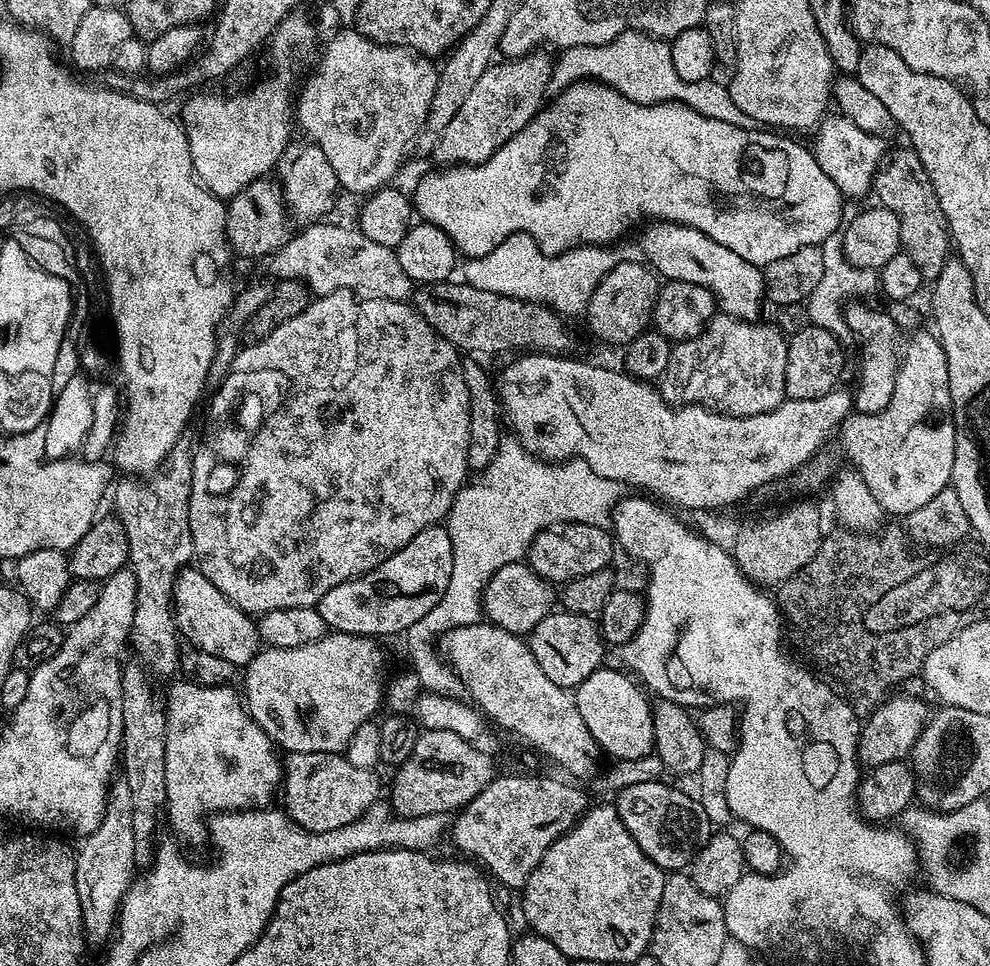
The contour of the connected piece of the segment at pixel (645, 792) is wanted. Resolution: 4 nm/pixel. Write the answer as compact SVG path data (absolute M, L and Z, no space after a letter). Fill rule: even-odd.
M664 780L639 782L638 785L626 786L615 793L614 807L626 830L630 830L634 842L638 842L642 854L646 854L646 858L650 858L658 867L665 870L687 869L700 845L710 835L708 829L710 821L707 814L701 810L699 799L695 795L687 796L680 788L671 788Z

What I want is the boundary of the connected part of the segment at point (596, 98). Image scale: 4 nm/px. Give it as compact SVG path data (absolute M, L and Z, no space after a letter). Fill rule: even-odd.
M580 80L577 84L572 84L569 88L561 88L555 93L556 97L551 97L550 102L545 103L540 109L540 113L533 118L518 134L514 134L506 143L499 148L490 158L486 158L481 164L457 164L455 166L444 166L439 170L429 171L427 176L421 178L416 184L416 196L414 192L414 212L421 221L438 226L452 228L454 216L446 214L446 200L442 202L440 190L438 190L438 178L486 178L486 186L494 202L502 204L506 210L520 210L520 222L514 222L514 231L524 232L548 256L559 256L562 252L567 252L569 248L579 248L581 246L608 246L616 240L628 227L632 220L640 220L643 216L648 218L659 218L669 220L671 224L685 224L694 230L702 230L706 238L714 238L721 246L734 250L738 258L746 258L746 262L757 266L763 266L774 262L777 258L786 258L786 254L794 254L802 246L820 246L832 235L837 235L841 227L842 219L840 215L844 212L845 197L841 196L838 186L830 182L826 170L818 166L816 153L811 147L803 148L796 140L791 140L791 135L781 134L776 130L761 130L759 127L743 128L734 126L730 122L718 122L718 118L706 118L706 114L698 114L698 110L692 110L685 104L639 104L630 98L626 98L618 90L610 86L601 84L595 80Z

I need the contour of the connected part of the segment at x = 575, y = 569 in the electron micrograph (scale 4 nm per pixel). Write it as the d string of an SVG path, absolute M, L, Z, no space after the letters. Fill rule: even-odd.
M551 524L534 538L528 548L526 563L549 584L563 586L568 580L582 578L582 574L594 574L598 570L608 568L611 565L612 548L614 549L614 536L607 527L599 528L593 524Z

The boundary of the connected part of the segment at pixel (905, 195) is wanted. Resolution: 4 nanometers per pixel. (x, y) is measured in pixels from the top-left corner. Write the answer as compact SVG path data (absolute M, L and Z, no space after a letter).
M903 146L897 152L889 151L886 159L876 169L876 179L874 181L874 196L878 199L879 207L888 208L898 218L898 230L900 231L900 246L903 252L913 260L914 266L920 269L920 278L924 282L934 282L942 270L942 266L950 259L950 239L947 220L942 214L942 209L938 204L938 197L934 194L934 182L930 182L930 174L926 166L922 166L922 158L913 152L911 147Z

